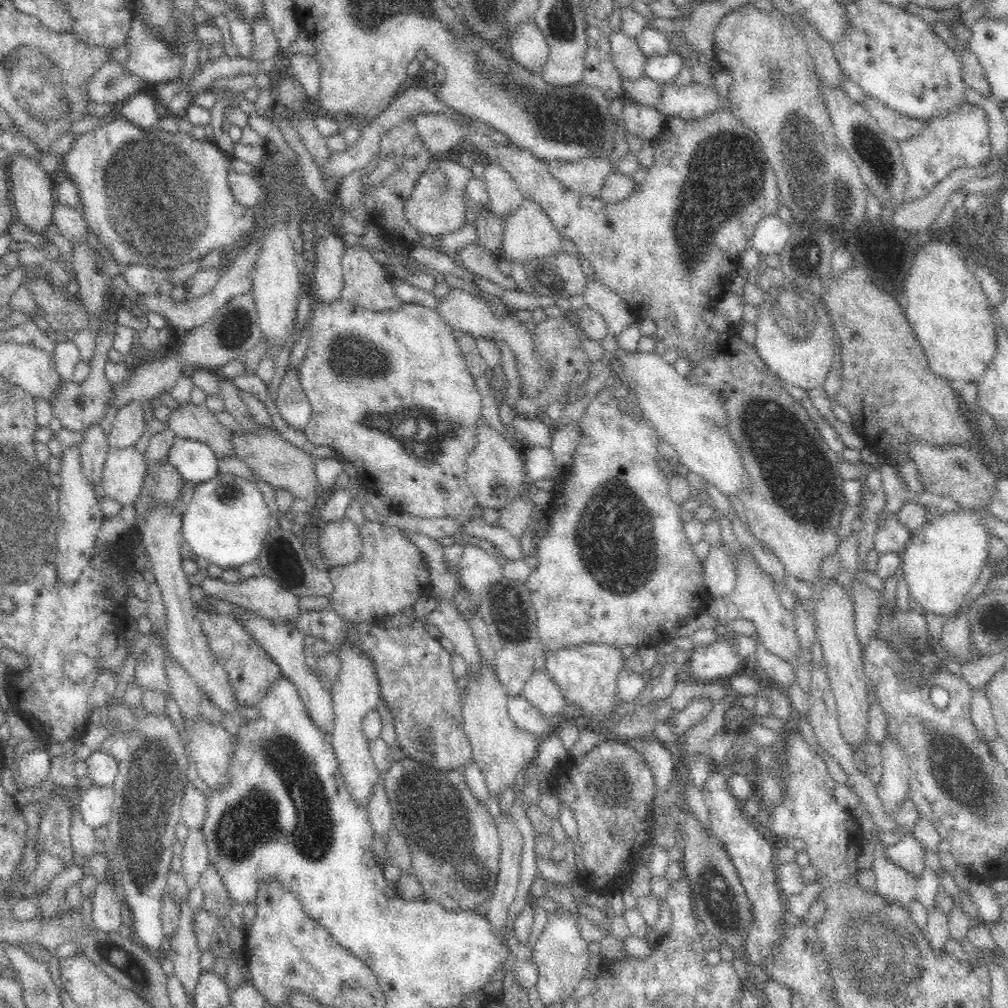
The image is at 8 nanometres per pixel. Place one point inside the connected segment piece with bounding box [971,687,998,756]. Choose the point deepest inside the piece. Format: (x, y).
(981, 714)

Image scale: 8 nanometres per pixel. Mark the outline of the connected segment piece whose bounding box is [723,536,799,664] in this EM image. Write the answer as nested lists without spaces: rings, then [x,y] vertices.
[[[733,536],[731,538],[734,545],[735,557],[735,585],[732,592],[723,598],[726,604],[726,610],[728,610],[728,616],[731,620],[747,620],[753,626],[753,629],[758,633],[758,637],[762,641],[766,650],[776,654],[776,656],[793,663],[793,658],[799,653],[797,636],[795,631],[795,622],[793,619],[793,613],[788,611],[780,601],[778,593],[776,593],[775,583],[771,576],[766,573],[762,566],[754,557],[752,553],[752,547],[742,547],[734,542]]]

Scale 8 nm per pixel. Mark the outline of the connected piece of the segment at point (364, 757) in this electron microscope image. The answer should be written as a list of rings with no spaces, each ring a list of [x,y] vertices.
[[[343,625],[344,632],[339,645],[332,650],[338,657],[340,670],[336,682],[331,684],[330,689],[335,714],[331,745],[348,796],[356,806],[368,811],[374,788],[378,786],[378,780],[381,778],[382,762],[370,750],[371,747],[364,740],[359,726],[364,714],[370,709],[376,709],[380,702],[381,681],[374,655],[368,649],[364,649],[360,641],[352,637],[351,630],[347,630],[347,626]]]

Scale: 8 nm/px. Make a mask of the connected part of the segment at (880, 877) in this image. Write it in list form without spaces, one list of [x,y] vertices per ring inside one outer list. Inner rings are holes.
[[[886,845],[876,846],[872,870],[875,873],[875,891],[889,903],[906,906],[915,899],[916,877],[906,873],[886,855]]]

